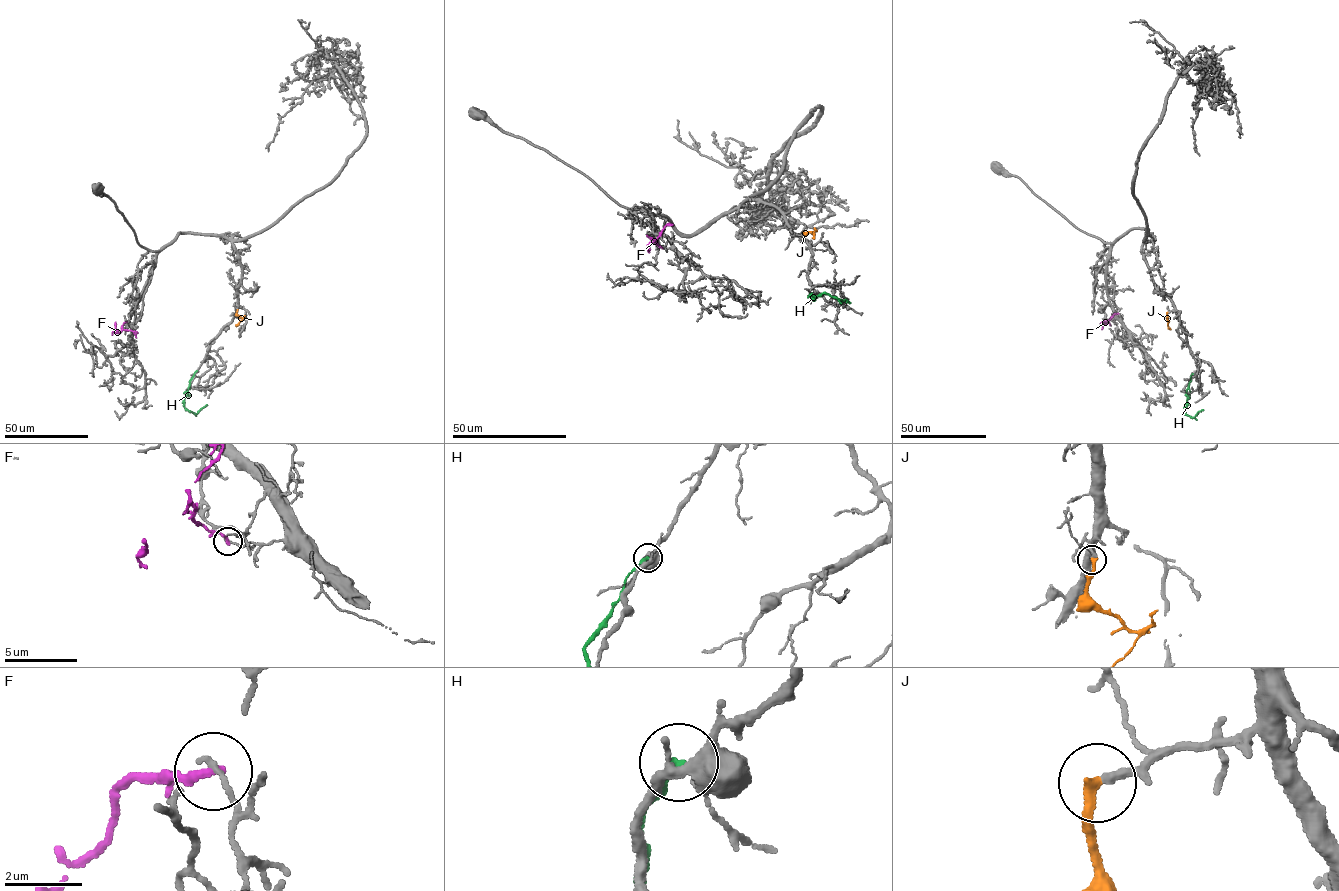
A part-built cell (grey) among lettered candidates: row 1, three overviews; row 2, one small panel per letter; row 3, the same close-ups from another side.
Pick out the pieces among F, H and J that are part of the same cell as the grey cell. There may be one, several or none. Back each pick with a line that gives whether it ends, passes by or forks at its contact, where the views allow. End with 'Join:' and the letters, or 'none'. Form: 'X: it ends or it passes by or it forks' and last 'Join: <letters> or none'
J: it ends
Join: J

